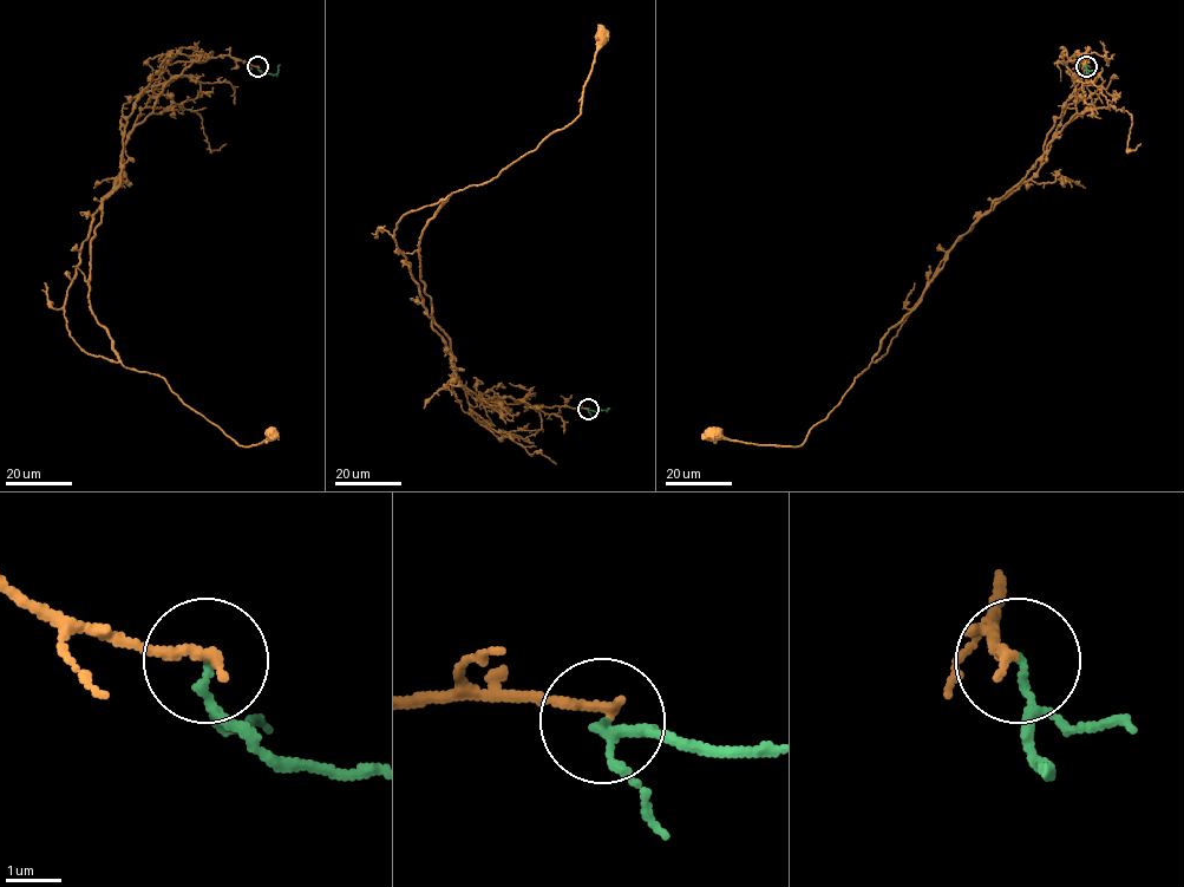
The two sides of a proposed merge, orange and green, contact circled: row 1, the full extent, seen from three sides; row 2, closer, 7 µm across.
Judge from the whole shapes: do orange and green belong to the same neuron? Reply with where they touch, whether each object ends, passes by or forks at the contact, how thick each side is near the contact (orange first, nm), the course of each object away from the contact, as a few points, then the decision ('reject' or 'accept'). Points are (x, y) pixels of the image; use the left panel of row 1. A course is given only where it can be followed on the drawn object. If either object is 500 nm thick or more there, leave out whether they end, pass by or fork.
(257, 66) | orange ends | green passes by | 200/100 nm | orange via (257, 67), (198, 57), (163, 86), (104, 200), (89, 302), (125, 366), (161, 376), (240, 445), (268, 435) | green via (257, 67), (262, 72), (274, 76), (280, 64) | accept

